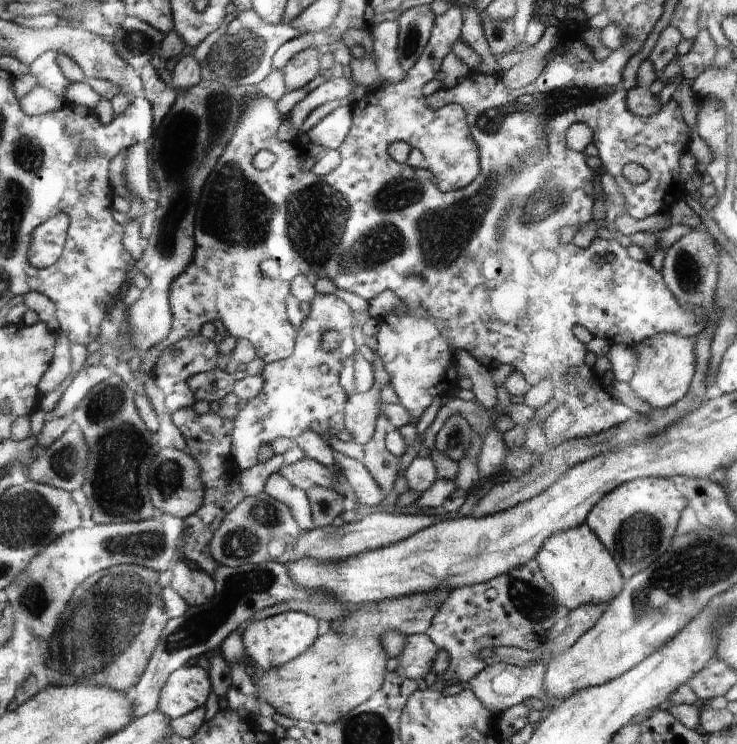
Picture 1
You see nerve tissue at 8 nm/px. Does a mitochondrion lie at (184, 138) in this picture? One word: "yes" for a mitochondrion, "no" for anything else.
yes

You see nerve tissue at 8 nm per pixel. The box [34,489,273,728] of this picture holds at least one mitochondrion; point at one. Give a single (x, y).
(116, 603)

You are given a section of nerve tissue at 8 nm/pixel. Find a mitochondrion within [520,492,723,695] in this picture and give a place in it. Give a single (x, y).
(637, 539)

